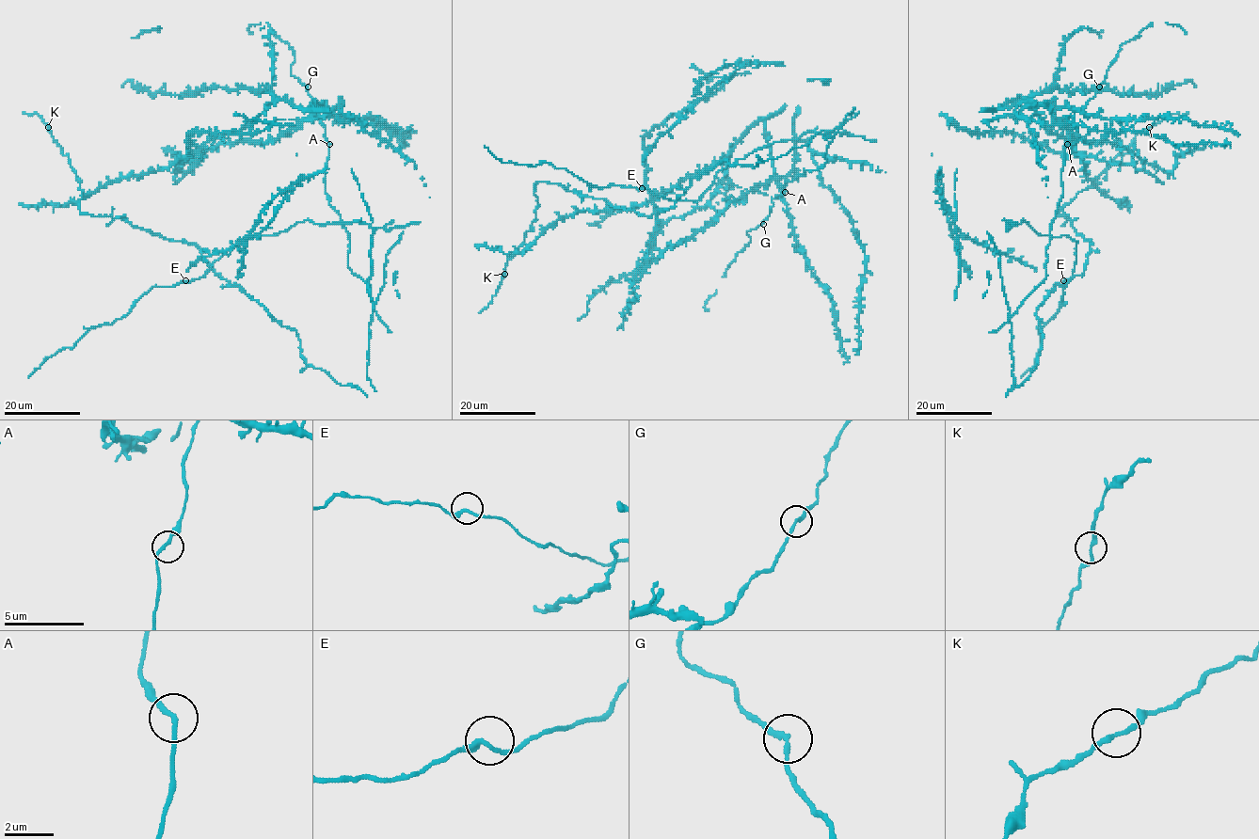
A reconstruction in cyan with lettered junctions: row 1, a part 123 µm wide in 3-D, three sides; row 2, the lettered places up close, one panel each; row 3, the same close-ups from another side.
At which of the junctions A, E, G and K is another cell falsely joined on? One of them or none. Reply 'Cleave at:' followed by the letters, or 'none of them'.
Cleave at: none of them

